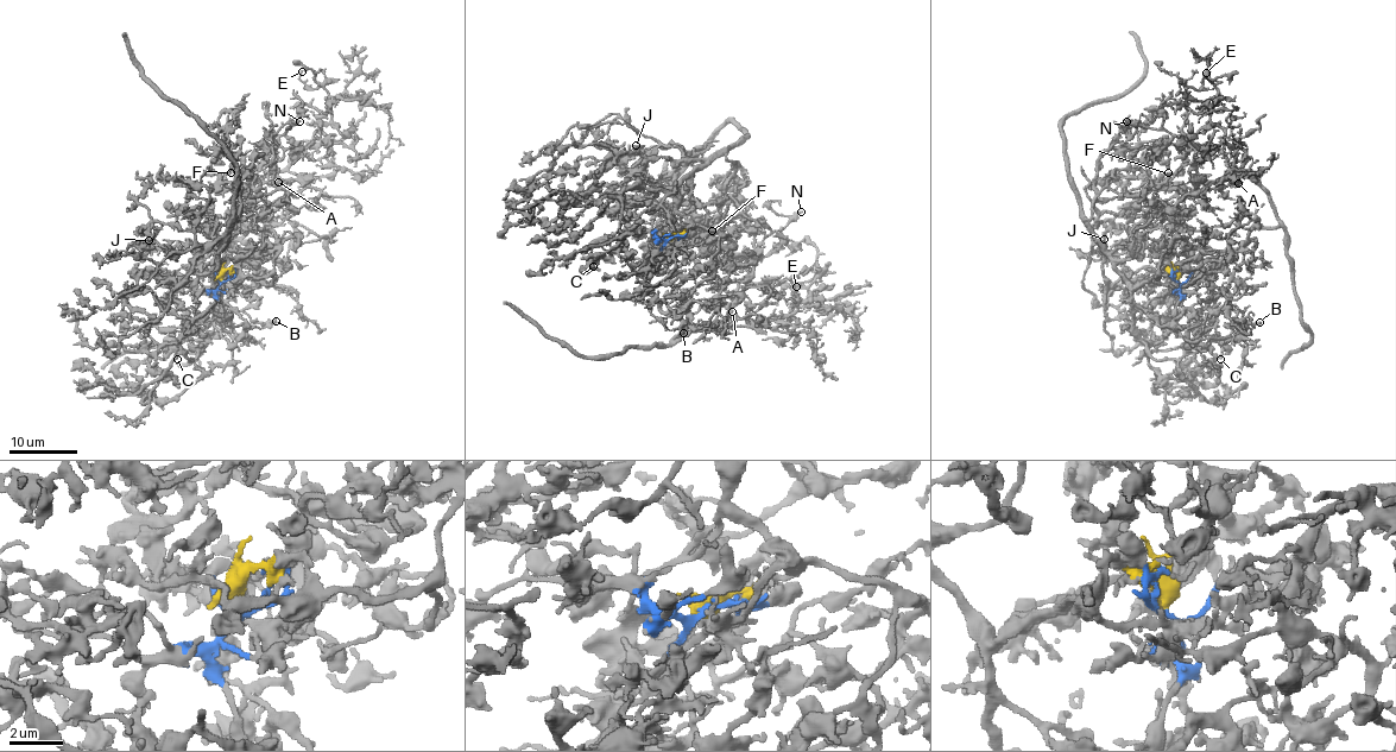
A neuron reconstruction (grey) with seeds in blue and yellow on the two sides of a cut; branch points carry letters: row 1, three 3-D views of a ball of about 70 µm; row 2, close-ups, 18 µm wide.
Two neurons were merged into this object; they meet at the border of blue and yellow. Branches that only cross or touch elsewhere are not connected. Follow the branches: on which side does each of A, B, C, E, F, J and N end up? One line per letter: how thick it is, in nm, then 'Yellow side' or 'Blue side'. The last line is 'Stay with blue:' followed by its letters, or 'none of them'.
A: Thickness 140 nm. Blue side
B: Thickness 260 nm. Blue side
C: Thickness 220 nm. Yellow side
E: Thickness 120 nm. Blue side
F: Thickness 140 nm. Yellow side
J: Thickness 220 nm. Yellow side
N: Thickness 190 nm. Blue side
Stay with blue: A, B, E, N

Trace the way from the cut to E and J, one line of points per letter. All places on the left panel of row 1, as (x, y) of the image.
E: (220, 280), (240, 258), (222, 239), (251, 227), (242, 200), (326, 139), (328, 93), (302, 70)
J: (220, 279), (239, 269), (221, 288), (214, 282), (225, 240), (203, 246), (189, 231), (153, 222), (149, 240)

